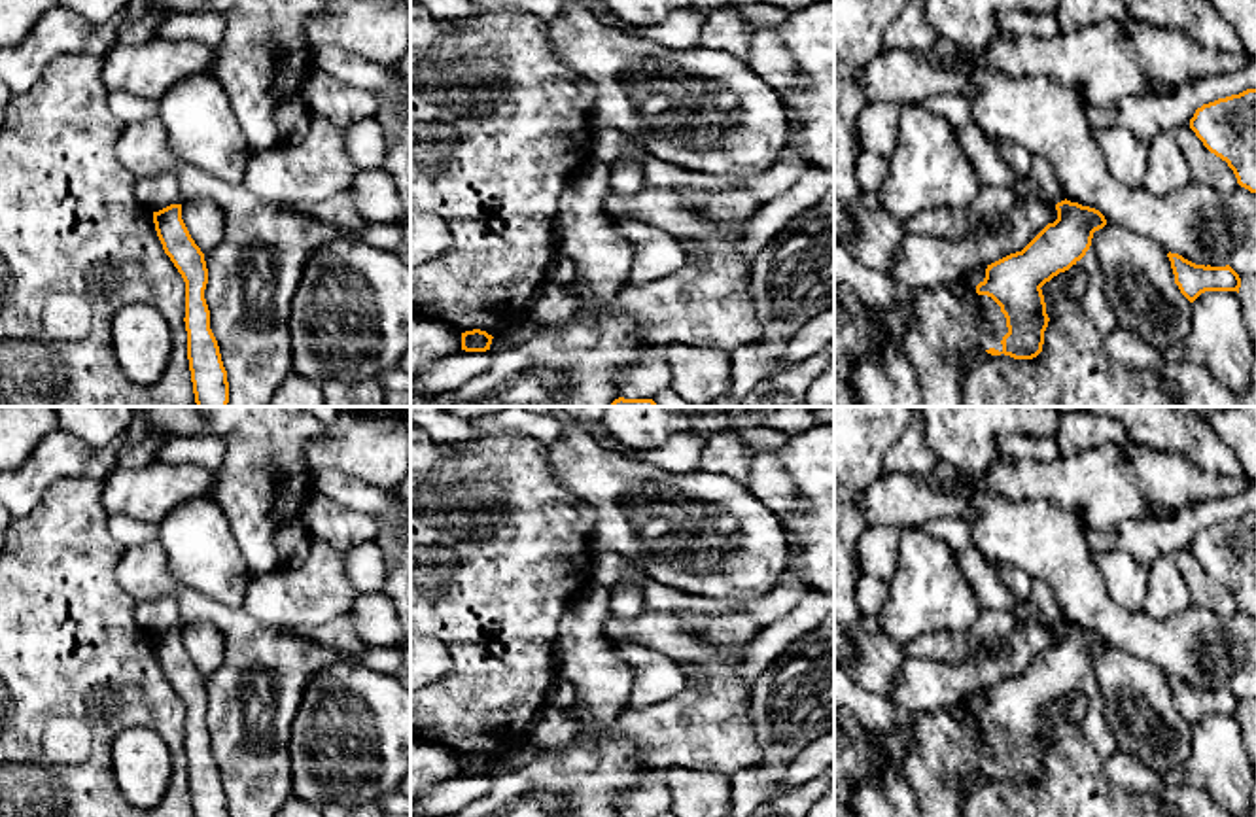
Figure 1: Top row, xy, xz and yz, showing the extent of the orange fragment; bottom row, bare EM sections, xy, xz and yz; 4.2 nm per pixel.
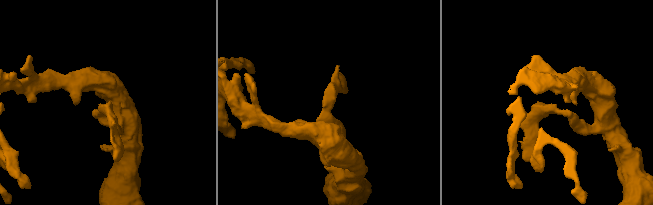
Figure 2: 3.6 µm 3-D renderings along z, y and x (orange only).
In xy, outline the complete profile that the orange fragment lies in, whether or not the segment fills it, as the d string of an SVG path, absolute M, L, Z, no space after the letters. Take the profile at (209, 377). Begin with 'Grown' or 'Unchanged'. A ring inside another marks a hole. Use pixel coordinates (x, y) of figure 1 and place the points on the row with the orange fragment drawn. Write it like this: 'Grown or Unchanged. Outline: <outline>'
Unchanged. Outline: M182 204L153 212L153 223L165 253L185 282L187 359L197 407L227 407L229 382L218 340L210 329L210 310L204 299L208 269L204 253L191 238Z

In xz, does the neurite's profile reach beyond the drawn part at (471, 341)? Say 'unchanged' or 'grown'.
unchanged

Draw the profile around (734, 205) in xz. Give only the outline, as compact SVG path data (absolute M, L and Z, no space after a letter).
M689 185L673 191L692 208L717 223L749 221L760 206L753 193L743 187L732 189L696 189Z

